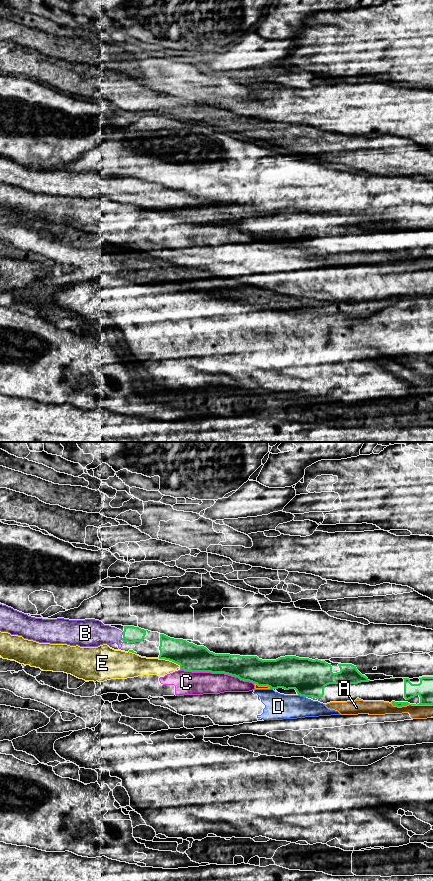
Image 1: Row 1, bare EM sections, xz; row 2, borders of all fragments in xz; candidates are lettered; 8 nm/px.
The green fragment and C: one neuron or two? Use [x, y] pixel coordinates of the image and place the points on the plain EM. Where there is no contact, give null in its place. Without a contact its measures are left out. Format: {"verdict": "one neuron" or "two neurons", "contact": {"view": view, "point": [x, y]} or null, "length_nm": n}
{"verdict": "two neurons", "contact": {"view": "xz", "point": [217, 224]}, "length_nm": 600}

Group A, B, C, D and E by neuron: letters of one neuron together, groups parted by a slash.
A / B / C D E

